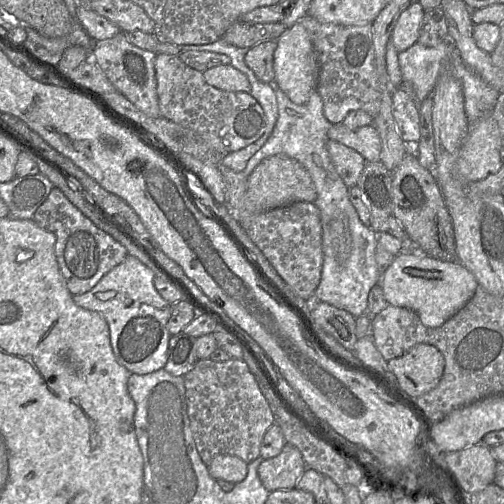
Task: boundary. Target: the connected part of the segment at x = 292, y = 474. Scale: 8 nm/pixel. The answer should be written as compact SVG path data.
M286 443L280 454L261 462L258 475L269 492L290 490L295 488L306 468L301 452L293 445Z

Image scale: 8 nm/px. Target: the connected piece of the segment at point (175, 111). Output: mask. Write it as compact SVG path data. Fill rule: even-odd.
M157 54L154 64L160 117L198 133L223 155L241 150L263 135L266 116L250 93L227 92L209 85L203 72L190 68L175 55Z

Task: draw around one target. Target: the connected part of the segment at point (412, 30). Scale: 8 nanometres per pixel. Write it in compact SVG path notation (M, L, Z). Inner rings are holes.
M418 2L412 3L401 12L391 35L397 52L406 50L418 41L423 15L423 7Z

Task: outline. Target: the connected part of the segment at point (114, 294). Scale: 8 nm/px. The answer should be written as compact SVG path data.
M133 256L105 274L88 292L73 295L82 308L99 312L109 326L110 343L119 364L134 374L148 374L165 366L171 333L167 323L171 304L154 286L154 272Z

